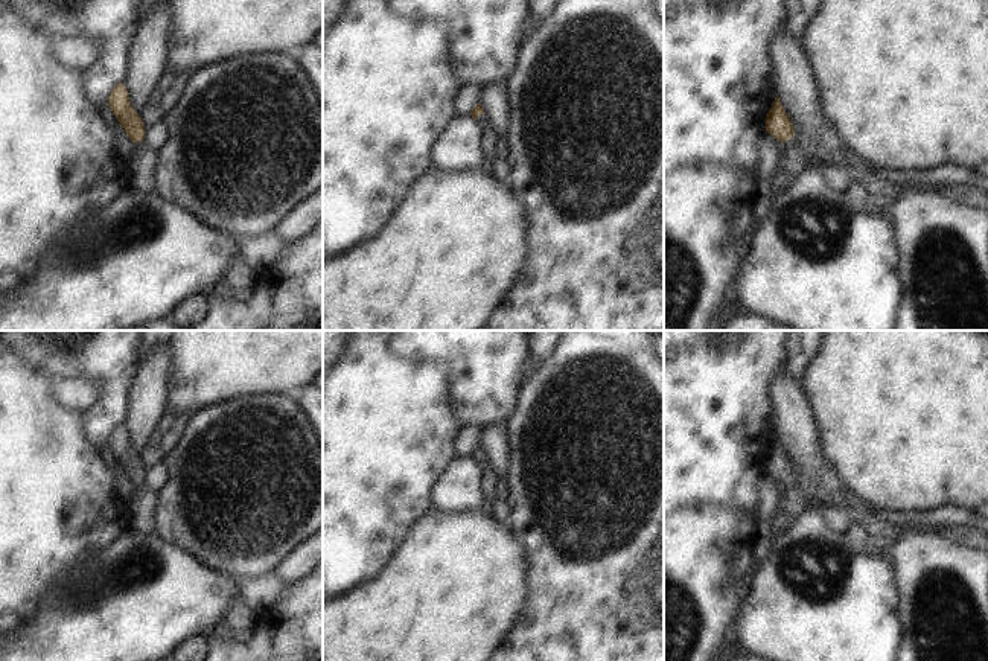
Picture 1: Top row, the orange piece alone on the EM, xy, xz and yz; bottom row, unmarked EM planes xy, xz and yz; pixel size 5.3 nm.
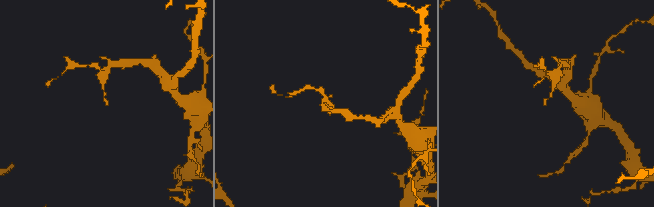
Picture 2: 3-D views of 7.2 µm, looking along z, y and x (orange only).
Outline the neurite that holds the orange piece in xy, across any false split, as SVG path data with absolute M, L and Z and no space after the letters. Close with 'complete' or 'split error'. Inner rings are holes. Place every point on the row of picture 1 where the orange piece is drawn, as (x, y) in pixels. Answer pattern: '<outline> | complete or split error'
M123 82L111 90L108 107L134 143L134 155L125 163L129 169L129 186L137 190L155 193L157 152L143 145L145 126L140 114L129 102Z | split error

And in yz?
M775 97L770 111L766 114L766 133L782 143L782 157L770 175L773 193L787 190L796 178L811 168L810 155L798 143L789 114Z | split error

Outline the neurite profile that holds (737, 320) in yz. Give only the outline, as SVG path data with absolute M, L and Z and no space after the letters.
M734 308L723 320L720 330L795 330L770 318Z

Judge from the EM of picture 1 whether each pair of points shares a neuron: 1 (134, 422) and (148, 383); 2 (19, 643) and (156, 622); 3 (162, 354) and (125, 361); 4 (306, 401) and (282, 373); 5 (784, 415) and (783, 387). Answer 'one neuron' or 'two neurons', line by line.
1: one neuron
2: one neuron
3: two neurons
4: two neurons
5: one neuron

